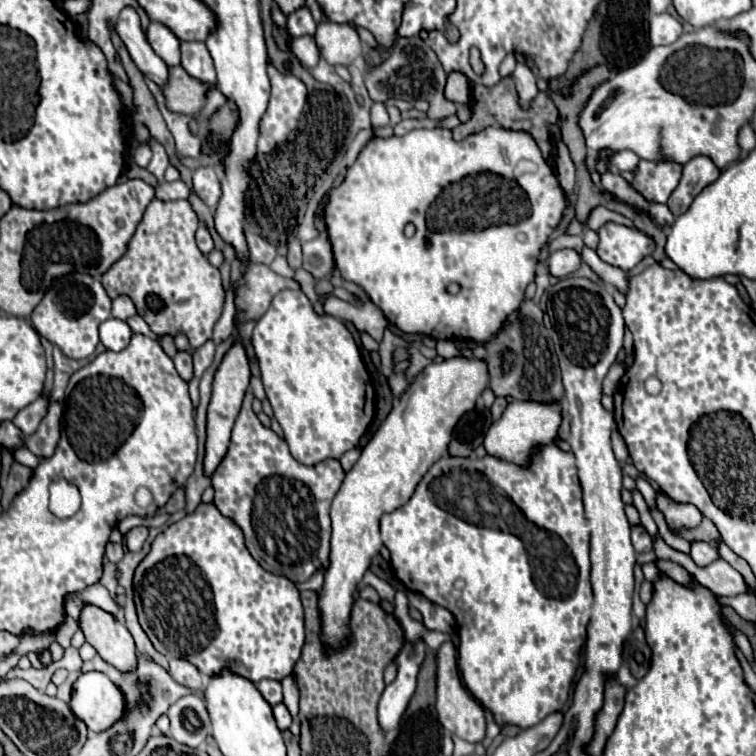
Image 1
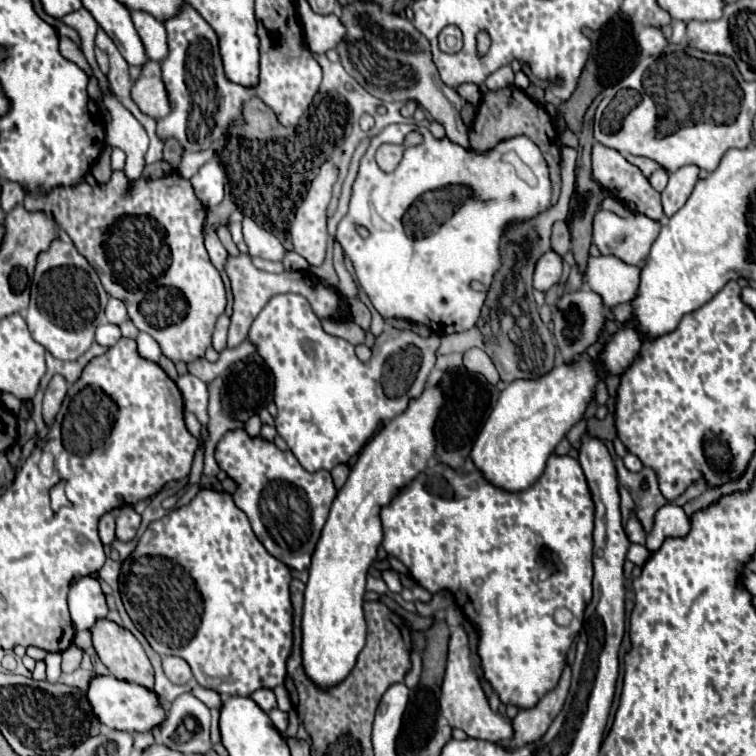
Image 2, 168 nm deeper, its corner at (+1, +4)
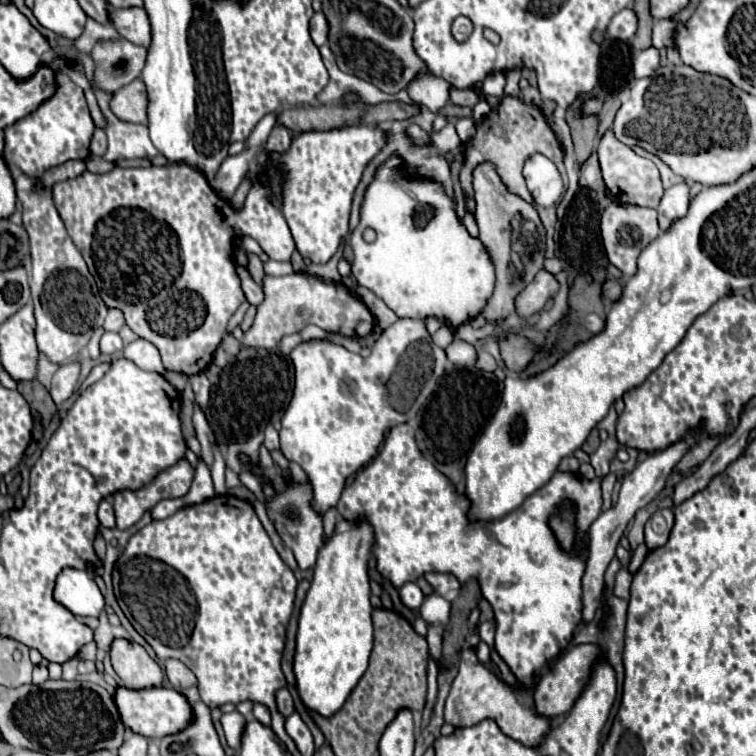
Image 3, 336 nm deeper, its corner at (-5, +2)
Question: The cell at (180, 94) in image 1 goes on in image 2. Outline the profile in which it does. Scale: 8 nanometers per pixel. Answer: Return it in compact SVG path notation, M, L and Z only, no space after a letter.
M144 63L140 77L132 85L130 97L138 105L138 109L148 117L162 119L166 117L166 113L170 113L170 105L166 105L166 89L162 89L160 63Z

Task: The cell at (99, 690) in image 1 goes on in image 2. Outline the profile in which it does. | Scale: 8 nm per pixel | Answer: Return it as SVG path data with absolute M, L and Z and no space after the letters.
M114 675L96 677L88 689L88 701L90 705L94 705L94 713L104 725L120 729L120 731L128 731L128 733L152 731L154 727L162 725L162 721L166 719L162 703L154 691L136 683L120 681Z

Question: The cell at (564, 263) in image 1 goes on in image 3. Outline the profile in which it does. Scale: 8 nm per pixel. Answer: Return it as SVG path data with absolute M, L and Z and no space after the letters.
M542 269L536 275L536 279L530 285L526 285L526 289L518 295L516 313L522 317L530 317L532 313L540 311L544 303L558 293L558 289L560 289L558 279L552 273L548 273L546 269Z

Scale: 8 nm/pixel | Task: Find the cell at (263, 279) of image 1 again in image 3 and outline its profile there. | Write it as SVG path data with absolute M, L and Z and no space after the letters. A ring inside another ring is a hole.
M292 273L284 277L264 277L262 279L264 299L256 307L254 323L244 331L242 347L264 347L274 349L282 335L302 331L308 323L318 325L328 333L342 333L346 337L362 339L374 327L374 317L368 307L356 299L342 283L324 283L306 273ZM346 309L346 311L344 311Z

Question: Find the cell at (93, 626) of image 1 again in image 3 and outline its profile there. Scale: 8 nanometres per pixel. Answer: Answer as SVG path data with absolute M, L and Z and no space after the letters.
M114 639L110 645L110 661L122 685L130 689L160 687L164 681L162 669L138 643L126 639Z

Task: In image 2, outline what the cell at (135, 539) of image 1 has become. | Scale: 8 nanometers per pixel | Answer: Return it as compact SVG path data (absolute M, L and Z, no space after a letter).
M122 505L116 515L116 538L120 541L130 541L136 535L140 525L140 517L132 505Z

